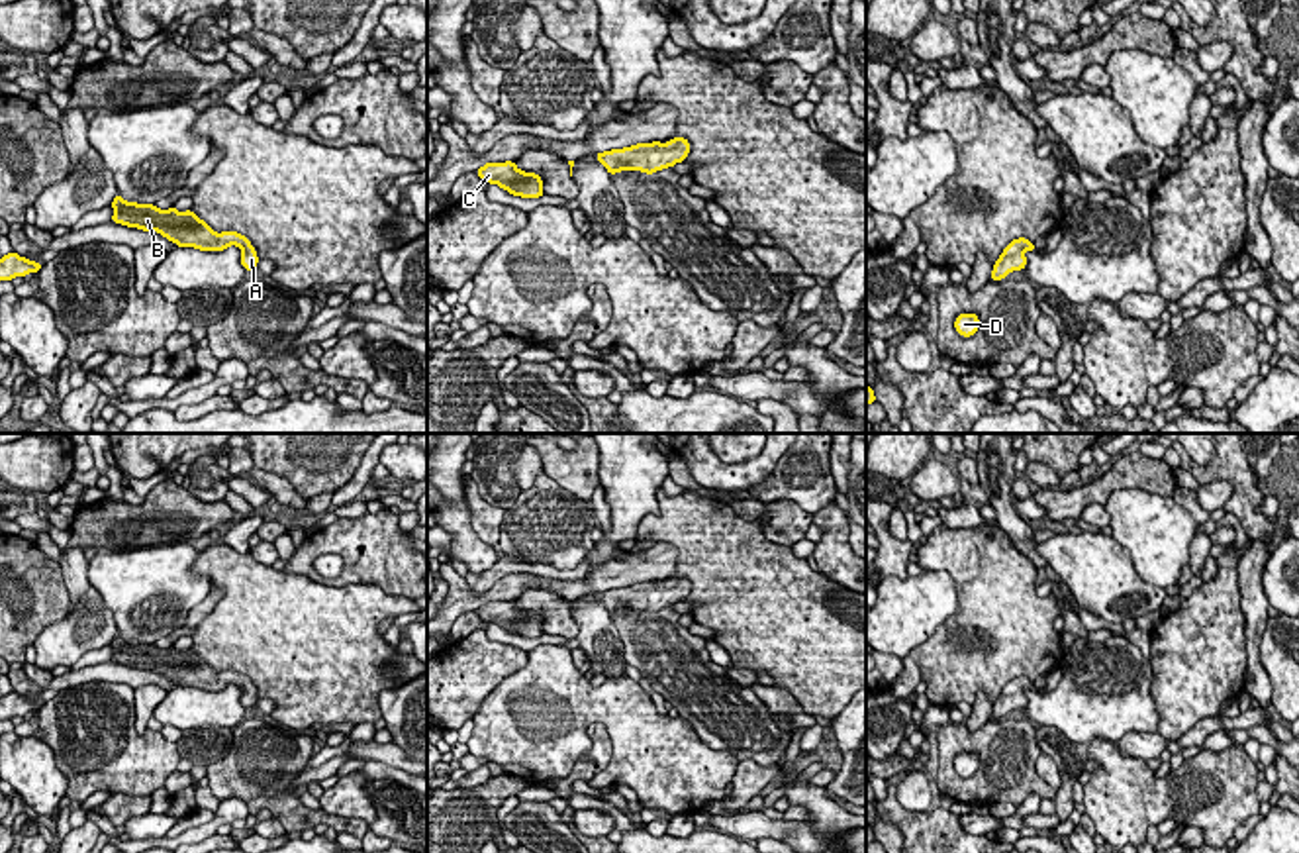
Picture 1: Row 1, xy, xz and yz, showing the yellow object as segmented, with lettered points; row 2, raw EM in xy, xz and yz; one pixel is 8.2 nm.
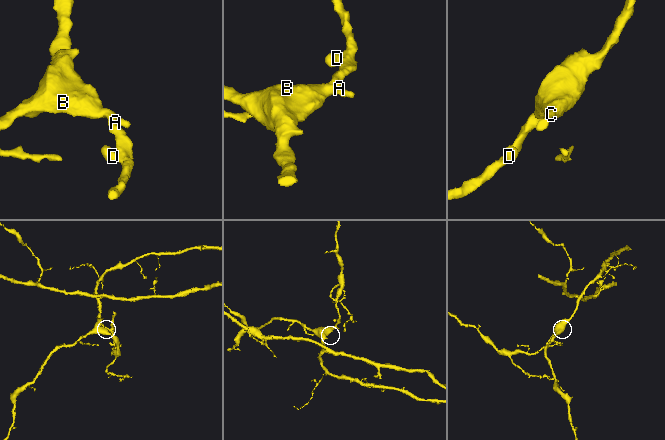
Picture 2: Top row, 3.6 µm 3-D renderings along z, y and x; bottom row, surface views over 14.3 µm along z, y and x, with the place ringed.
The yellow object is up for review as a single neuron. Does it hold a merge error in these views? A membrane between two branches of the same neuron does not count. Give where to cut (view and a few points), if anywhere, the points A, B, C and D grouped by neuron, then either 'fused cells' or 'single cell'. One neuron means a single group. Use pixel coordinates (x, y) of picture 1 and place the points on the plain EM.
no cut; A B C D; single cell

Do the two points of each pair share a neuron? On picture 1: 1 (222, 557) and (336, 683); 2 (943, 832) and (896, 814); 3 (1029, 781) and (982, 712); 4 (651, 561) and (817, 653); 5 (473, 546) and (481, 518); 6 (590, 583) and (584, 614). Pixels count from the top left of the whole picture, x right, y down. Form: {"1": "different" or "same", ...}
{"1": "same", "2": "same", "3": "different", "4": "different", "5": "different", "6": "different"}

